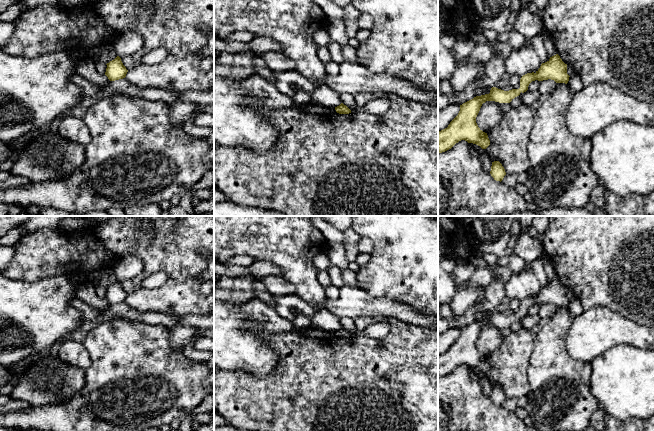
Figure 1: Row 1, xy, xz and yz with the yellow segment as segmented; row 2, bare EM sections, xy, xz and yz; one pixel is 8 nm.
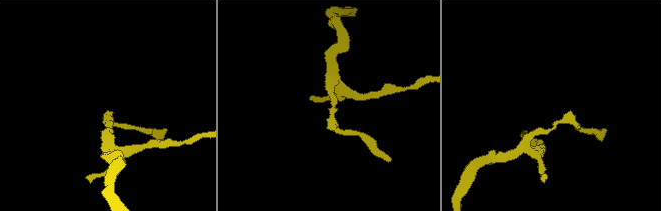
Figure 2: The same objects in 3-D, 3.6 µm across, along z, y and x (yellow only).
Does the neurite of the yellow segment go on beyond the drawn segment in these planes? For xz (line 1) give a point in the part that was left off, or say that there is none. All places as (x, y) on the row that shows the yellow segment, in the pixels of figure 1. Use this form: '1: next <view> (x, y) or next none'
1: next none

